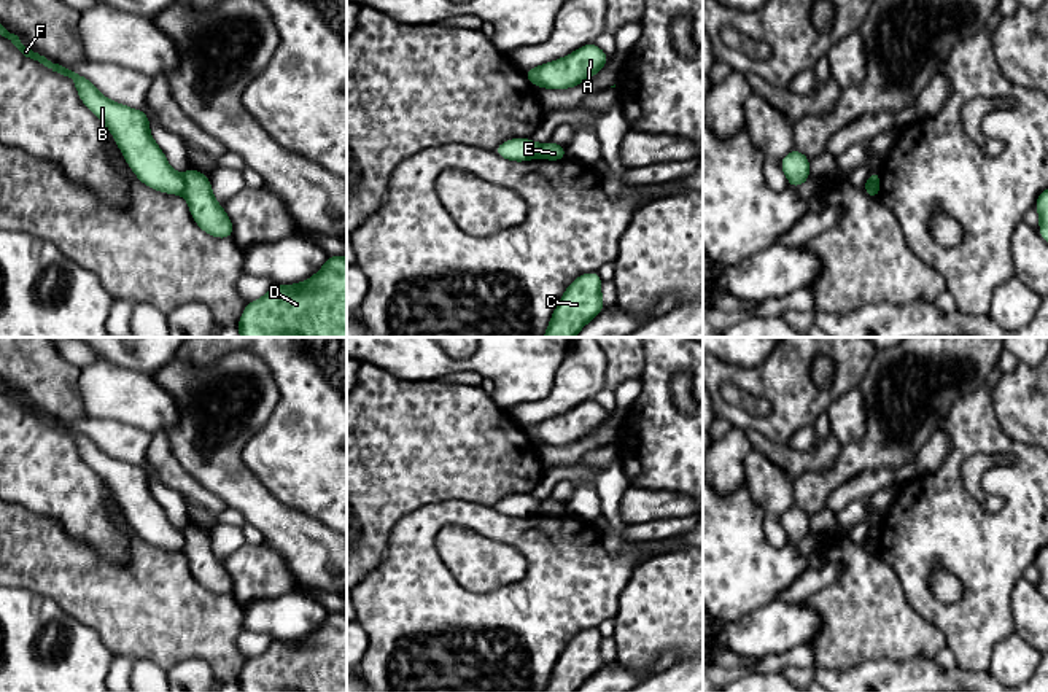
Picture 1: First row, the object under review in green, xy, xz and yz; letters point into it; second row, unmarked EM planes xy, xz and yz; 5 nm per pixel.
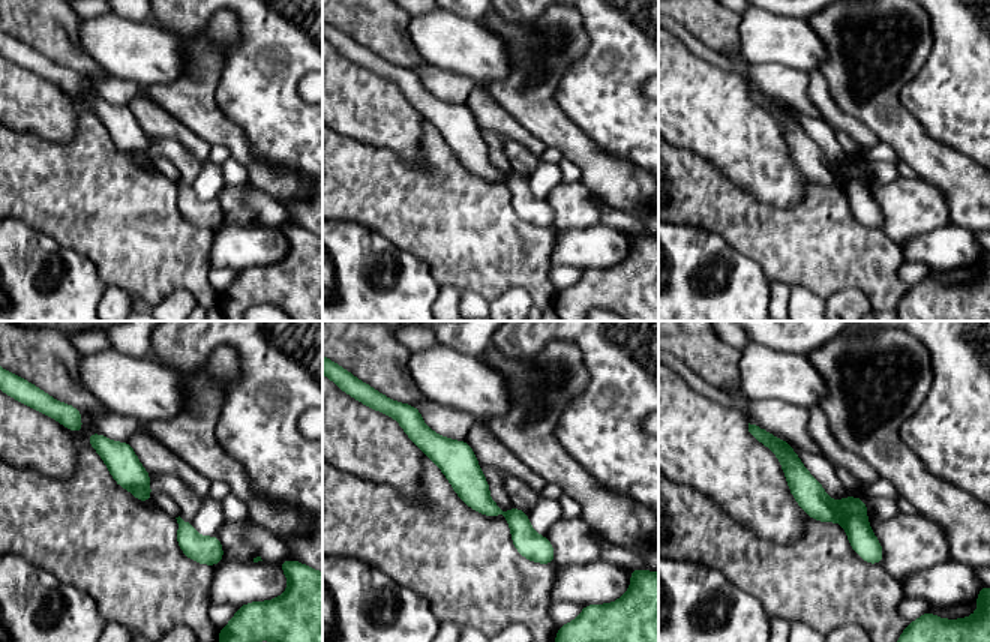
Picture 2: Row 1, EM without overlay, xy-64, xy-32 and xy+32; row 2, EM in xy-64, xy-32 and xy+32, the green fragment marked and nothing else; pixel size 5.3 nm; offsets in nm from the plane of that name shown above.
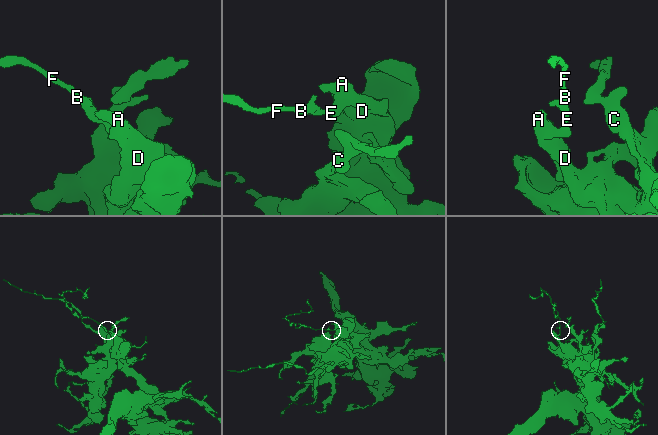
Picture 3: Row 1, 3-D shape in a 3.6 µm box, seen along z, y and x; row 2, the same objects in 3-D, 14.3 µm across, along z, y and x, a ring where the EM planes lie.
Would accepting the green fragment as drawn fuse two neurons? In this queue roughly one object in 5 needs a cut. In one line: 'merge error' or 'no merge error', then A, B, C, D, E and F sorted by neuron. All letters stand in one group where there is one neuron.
merge error | A C D E / B F

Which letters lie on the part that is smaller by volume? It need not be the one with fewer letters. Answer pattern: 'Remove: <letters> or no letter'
Remove: B, F

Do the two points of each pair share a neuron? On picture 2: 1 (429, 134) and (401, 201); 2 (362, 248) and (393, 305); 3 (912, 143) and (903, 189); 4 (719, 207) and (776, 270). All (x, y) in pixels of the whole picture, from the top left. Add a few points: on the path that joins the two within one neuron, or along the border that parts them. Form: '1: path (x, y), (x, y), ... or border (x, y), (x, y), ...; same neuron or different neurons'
1: path (432, 152), (432, 173), (419, 186); same neuron
2: path (360, 264), (360, 282), (377, 299); same neuron
3: border (917, 176), (935, 185), (945, 198); different neurons
4: path (734, 222), (767, 255); same neuron

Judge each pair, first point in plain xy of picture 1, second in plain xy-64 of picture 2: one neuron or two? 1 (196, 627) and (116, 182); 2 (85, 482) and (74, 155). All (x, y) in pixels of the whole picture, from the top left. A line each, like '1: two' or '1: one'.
1: one
2: two

